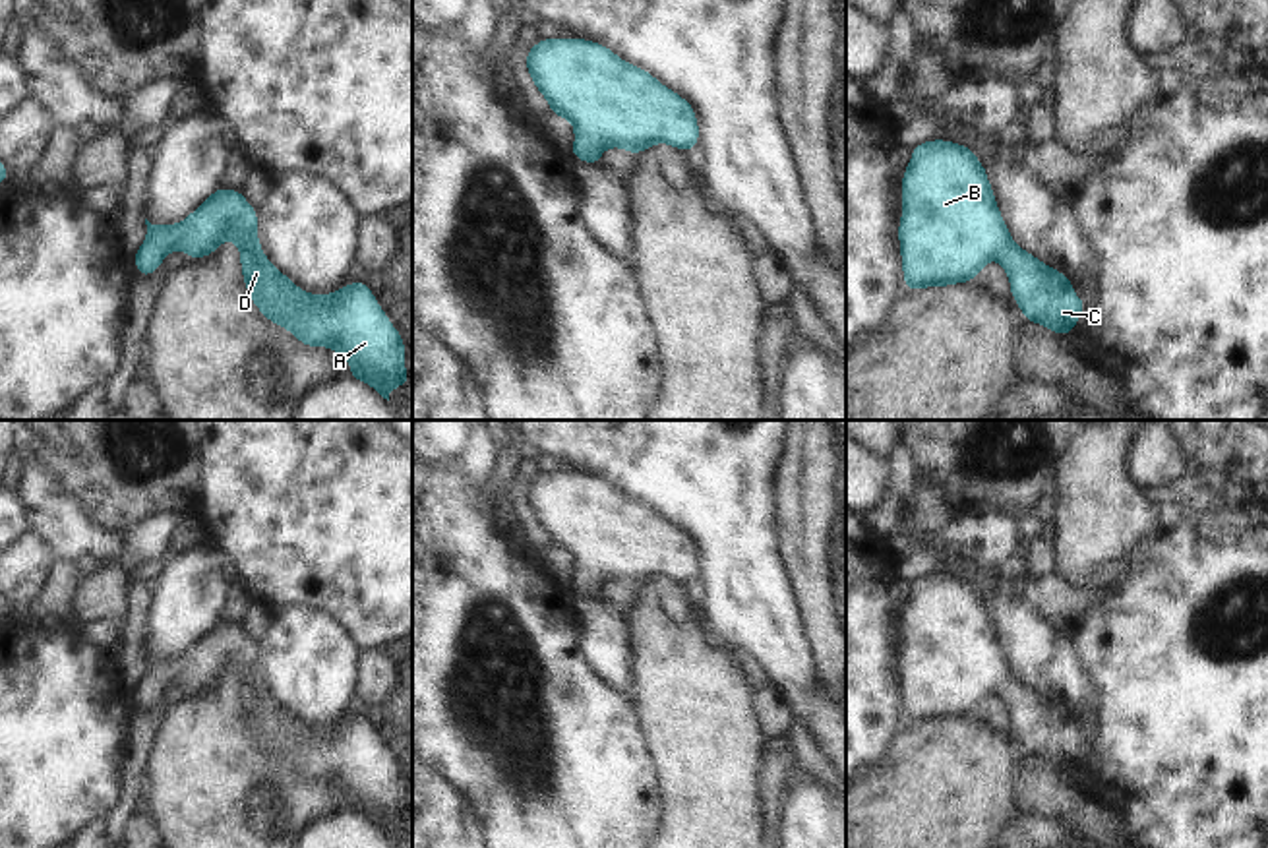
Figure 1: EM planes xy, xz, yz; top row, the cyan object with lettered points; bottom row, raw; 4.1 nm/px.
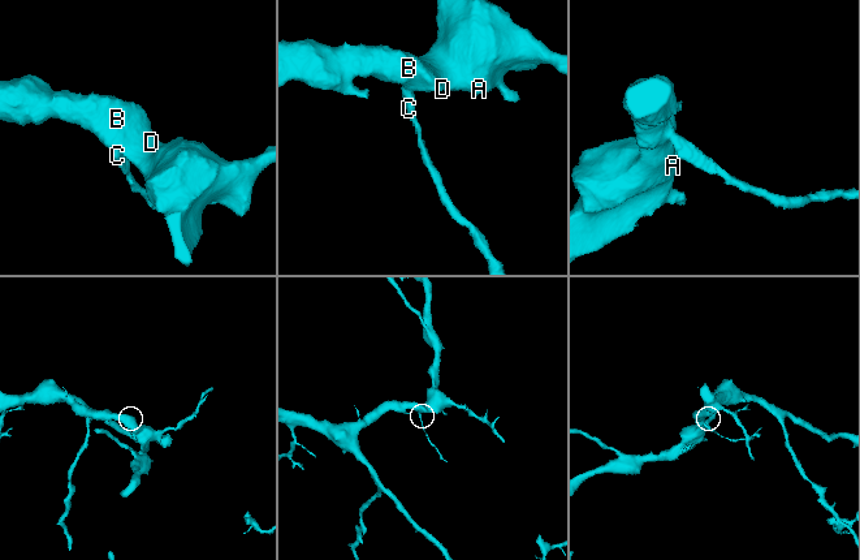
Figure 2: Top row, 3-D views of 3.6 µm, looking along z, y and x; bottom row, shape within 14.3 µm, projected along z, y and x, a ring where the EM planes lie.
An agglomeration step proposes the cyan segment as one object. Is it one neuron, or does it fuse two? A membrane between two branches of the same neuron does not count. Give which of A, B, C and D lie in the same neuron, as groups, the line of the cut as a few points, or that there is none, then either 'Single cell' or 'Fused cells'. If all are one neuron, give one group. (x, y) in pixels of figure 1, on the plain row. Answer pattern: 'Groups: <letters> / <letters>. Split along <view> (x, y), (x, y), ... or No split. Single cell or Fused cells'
Groups: A B C D. No split. Single cell.

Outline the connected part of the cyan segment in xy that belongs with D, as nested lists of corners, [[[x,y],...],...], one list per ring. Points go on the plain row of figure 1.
[[[215,623],[194,647],[178,658],[151,658],[145,652],[147,668],[132,691],[137,709],[153,709],[168,685],[182,683],[192,693],[211,689],[225,674],[240,681],[244,718],[256,742],[271,755],[288,763],[306,780],[327,780],[347,792],[352,800],[347,811],[362,813],[389,834],[389,825],[410,815],[405,803],[405,772],[393,761],[374,726],[362,712],[331,728],[310,728],[298,722],[263,687],[257,674],[257,643],[254,643],[240,623]]]

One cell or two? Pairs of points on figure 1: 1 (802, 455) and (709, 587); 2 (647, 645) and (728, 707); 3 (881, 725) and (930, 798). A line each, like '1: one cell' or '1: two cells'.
1: two cells
2: one cell
3: two cells

